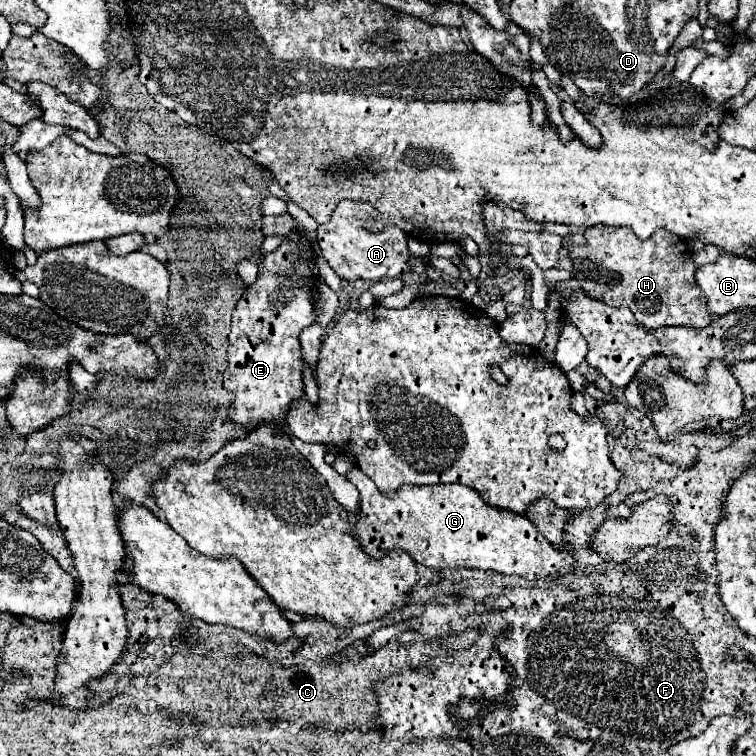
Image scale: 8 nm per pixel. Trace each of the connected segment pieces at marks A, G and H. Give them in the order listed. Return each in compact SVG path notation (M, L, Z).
M340 201L336 211L332 213L332 219L318 227L318 245L322 249L322 257L328 261L328 265L336 271L336 275L344 281L378 281L378 279L394 279L406 271L410 271L410 265L408 265L408 259L412 257L410 251L408 251L408 245L406 245L406 233L400 231L398 227L388 227L384 233L370 233L366 231L362 225L370 219L370 217L376 217L376 211L372 205L368 203L356 203L356 201Z
M358 467L348 471L348 481L360 491L360 513L356 515L356 537L362 549L380 559L392 549L408 551L416 563L430 569L482 569L502 575L518 575L528 581L548 577L574 559L564 549L554 549L536 527L512 511L500 511L464 485L404 485L394 497L384 497Z
M596 225L596 227L586 229L586 245L584 247L570 249L570 259L574 263L574 277L582 283L582 289L588 297L600 299L612 307L632 309L638 323L644 325L646 329L678 327L678 325L702 329L702 327L710 325L710 321L712 321L704 293L700 291L700 287L694 279L698 265L692 261L692 251L688 247L688 241L680 239L664 229L654 233L652 239L642 241L632 231L628 231L628 227Z

